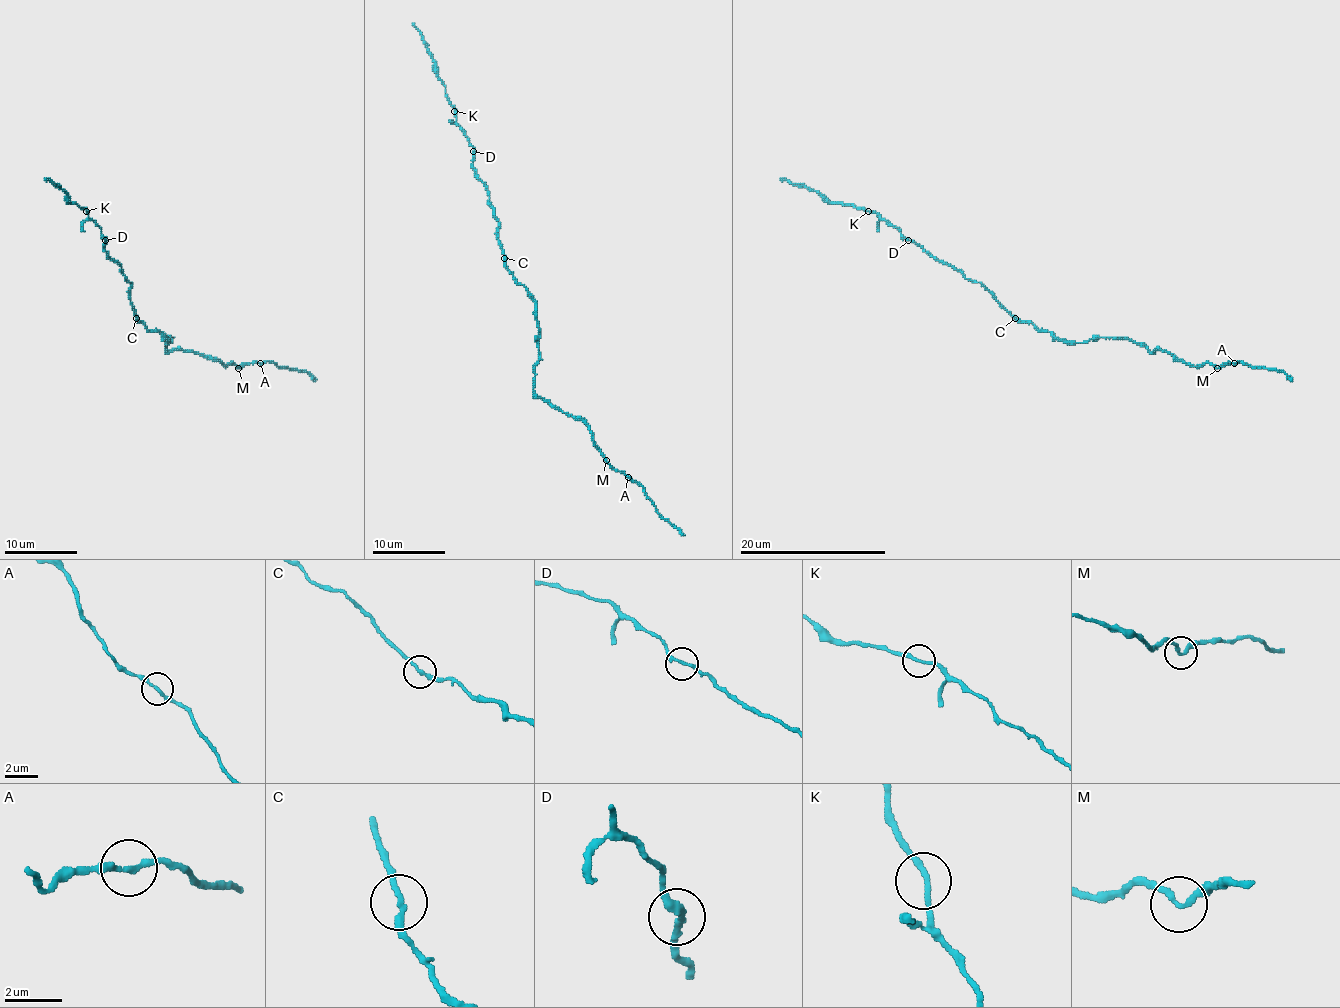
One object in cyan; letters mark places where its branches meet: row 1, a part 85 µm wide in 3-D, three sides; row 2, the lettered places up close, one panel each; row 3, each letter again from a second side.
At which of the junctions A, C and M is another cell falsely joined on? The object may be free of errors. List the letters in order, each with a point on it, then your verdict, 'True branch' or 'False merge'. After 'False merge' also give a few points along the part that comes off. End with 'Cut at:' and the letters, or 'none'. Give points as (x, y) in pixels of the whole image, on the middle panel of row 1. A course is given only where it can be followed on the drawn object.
A: Place: (628, 477). True branch
C: Place: (504, 258). True branch
M: Place: (606, 460). True branch
Cut at: none

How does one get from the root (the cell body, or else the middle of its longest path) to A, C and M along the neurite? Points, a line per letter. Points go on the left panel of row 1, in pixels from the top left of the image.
A: (156, 330), (169, 343), (170, 337), (165, 346), (169, 352), (192, 350), (238, 368), (260, 363)
C: (156, 330), (149, 330), (136, 319)
M: (156, 330), (169, 343), (170, 337), (165, 346), (169, 352), (192, 350), (238, 368)

